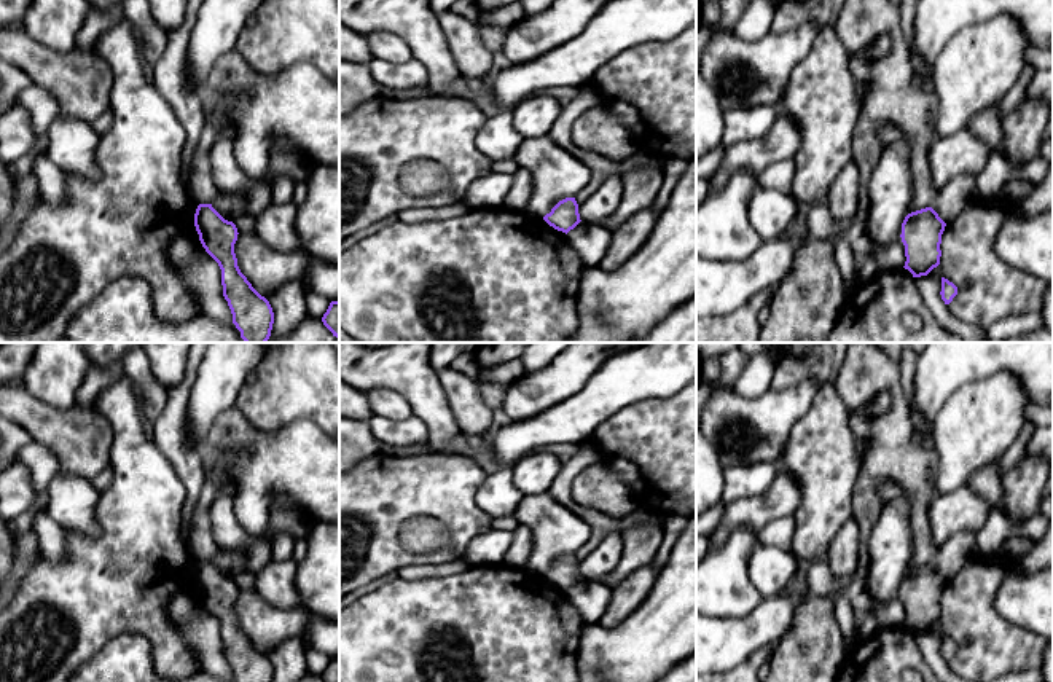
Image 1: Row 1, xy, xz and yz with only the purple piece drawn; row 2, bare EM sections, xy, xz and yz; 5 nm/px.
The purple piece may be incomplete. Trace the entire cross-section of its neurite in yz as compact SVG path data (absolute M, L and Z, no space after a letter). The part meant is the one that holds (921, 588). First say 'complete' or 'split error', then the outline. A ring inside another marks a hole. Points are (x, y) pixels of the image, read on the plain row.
complete | M932 564L911 569L902 580L902 599L905 602L905 626L913 634L927 633L940 621L940 601L946 580Z

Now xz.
complete | M566 555L559 558L543 577L558 588L569 590L581 577L578 570L578 561L575 555Z

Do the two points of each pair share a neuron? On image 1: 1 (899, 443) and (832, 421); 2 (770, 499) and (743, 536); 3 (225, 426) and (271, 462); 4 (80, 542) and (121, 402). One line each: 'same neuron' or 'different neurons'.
1: different neurons
2: different neurons
3: same neuron
4: same neuron

